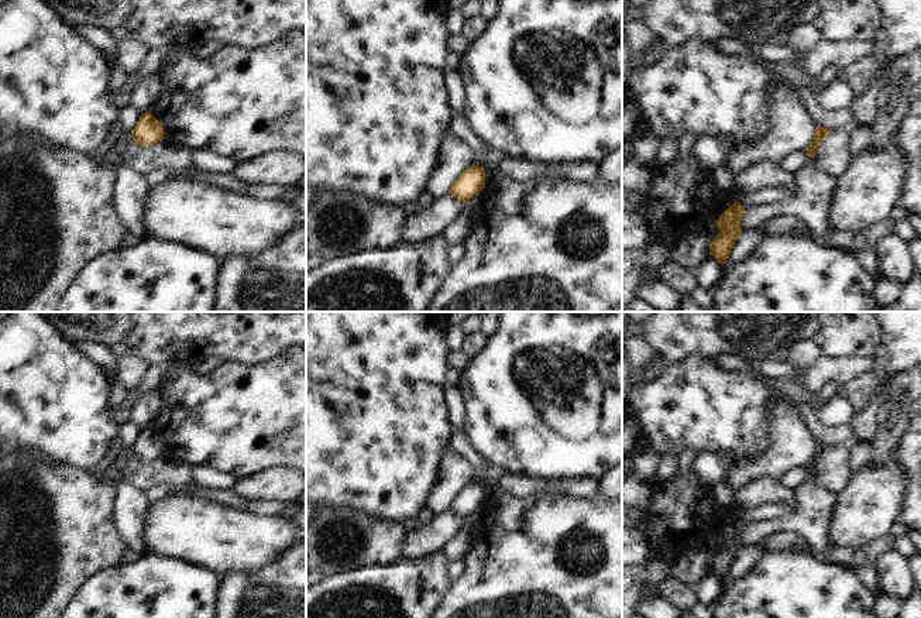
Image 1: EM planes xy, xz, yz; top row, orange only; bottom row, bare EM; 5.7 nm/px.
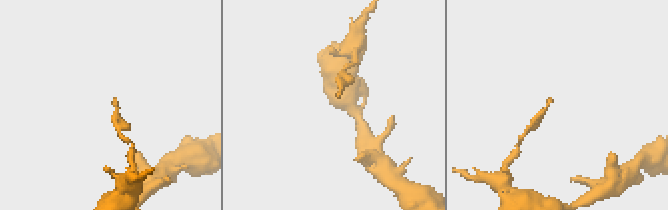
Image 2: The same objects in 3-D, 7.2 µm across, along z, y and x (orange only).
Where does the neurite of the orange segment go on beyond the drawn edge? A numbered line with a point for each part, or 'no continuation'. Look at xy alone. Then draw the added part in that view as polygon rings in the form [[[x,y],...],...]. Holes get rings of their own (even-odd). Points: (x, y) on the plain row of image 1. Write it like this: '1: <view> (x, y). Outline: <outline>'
no continuation

